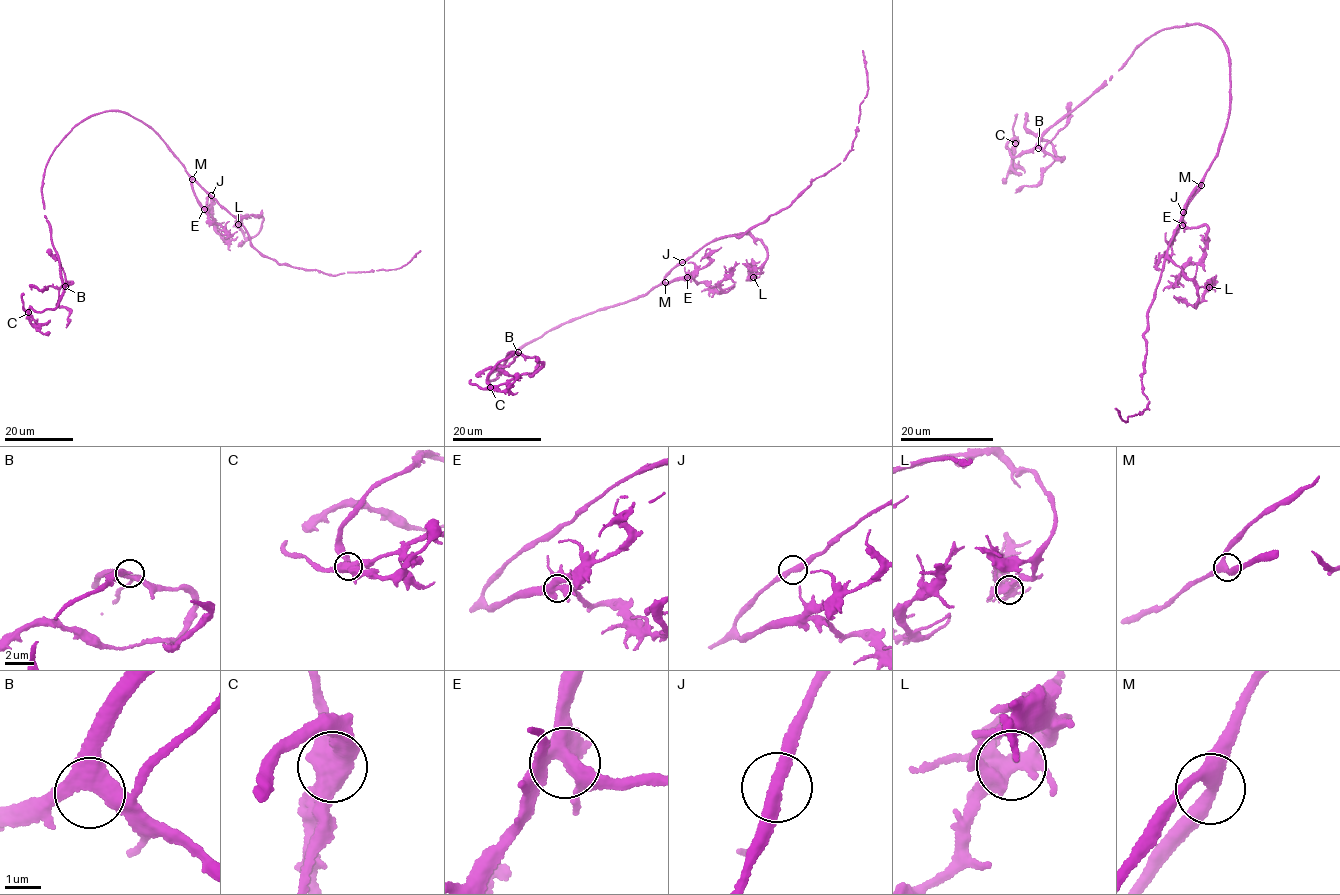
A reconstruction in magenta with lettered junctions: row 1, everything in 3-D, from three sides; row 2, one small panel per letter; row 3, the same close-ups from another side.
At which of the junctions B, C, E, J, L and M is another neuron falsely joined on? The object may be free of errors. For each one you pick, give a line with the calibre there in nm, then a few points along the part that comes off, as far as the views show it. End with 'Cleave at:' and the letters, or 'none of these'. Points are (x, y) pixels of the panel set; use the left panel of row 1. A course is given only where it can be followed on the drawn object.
C: 600 nm | (28, 312), (39, 324), (49, 320)
Cleave at: C

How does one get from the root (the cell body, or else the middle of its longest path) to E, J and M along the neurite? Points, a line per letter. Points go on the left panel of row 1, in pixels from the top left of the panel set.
E: (149, 127), (185, 168), (198, 203), (204, 209)
J: (149, 127), (180, 161), (187, 174), (211, 195)
M: (149, 127), (192, 179)

